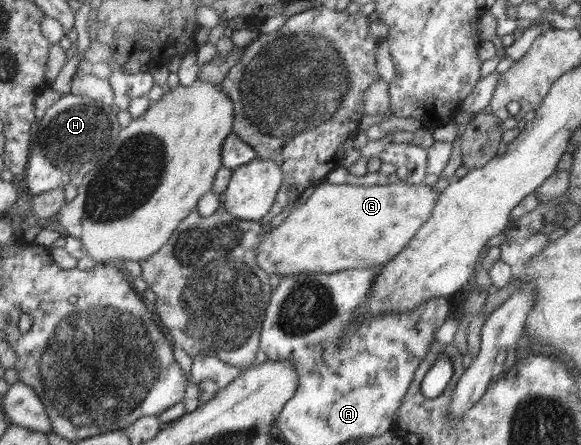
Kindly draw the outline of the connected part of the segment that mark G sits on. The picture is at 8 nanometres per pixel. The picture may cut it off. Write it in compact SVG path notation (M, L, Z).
M402 182L380 186L356 186L349 184L316 184L315 191L302 199L302 205L290 213L283 223L266 231L256 255L258 268L268 276L298 276L298 274L349 271L386 264L402 249L420 227L431 217L439 193L426 183Z

